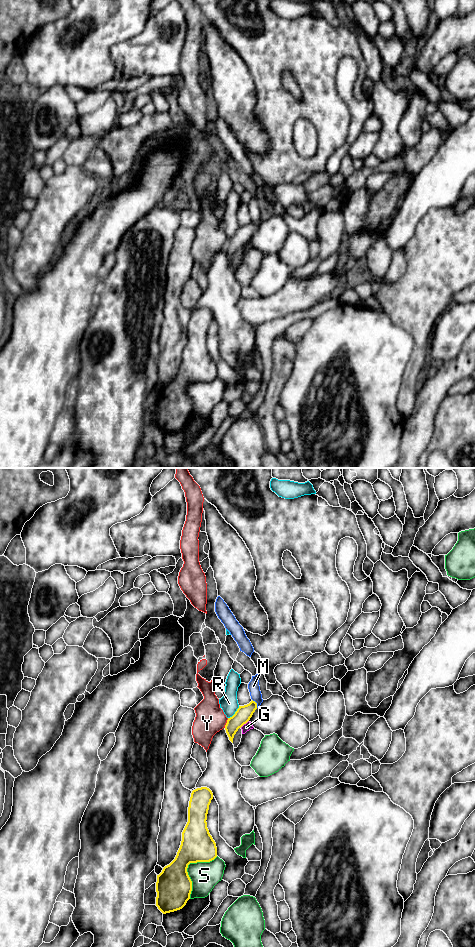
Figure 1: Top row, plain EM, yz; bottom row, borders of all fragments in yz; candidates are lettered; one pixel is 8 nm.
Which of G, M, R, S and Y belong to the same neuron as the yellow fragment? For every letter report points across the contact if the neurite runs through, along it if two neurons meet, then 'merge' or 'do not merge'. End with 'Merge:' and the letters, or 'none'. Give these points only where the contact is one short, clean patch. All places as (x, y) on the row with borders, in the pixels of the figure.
G: border yz (248, 720), (240, 727); do not merge
M: border yz (252, 699), (257, 707); do not merge
R: border yz (239, 706), (228, 718); do not merge
S: do not merge
Y: do not merge
Merge: none

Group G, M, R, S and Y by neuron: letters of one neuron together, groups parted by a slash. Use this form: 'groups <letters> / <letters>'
groups G M / R / S / Y

